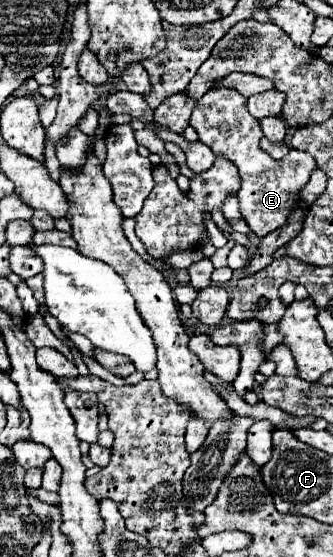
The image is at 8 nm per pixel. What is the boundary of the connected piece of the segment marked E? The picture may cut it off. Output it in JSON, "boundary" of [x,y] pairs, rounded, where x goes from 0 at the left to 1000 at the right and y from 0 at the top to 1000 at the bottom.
{"boundary":[[[640,156],[598,178],[571,212],[571,224],[592,235],[598,253],[634,264],[652,282],[676,282],[718,303],[724,336],[712,343],[718,379],[736,400],[772,425],[802,422],[862,400],[868,382],[898,368],[898,343],[922,332],[934,311],[952,303],[946,285],[922,271],[874,268],[850,285],[820,285],[784,264],[784,228],[742,199],[742,178],[706,160]]]}

